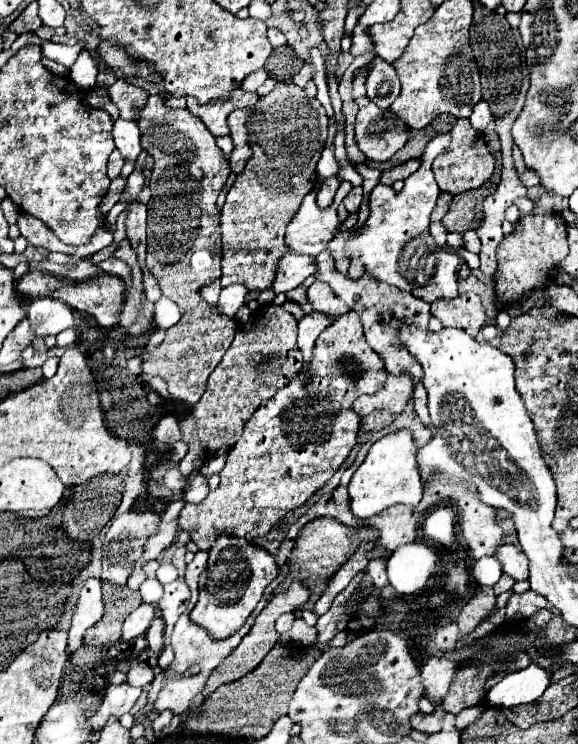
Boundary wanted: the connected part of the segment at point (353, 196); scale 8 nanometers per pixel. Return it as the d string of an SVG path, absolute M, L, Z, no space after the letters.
M352 187L352 191L344 199L344 205L346 205L348 213L358 213L360 203L362 203L362 187Z

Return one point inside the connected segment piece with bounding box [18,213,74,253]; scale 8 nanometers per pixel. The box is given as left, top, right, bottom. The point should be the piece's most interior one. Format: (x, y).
(36, 232)

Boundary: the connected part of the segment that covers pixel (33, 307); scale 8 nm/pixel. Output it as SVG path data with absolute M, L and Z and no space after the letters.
M34 299L28 309L30 331L34 337L58 335L60 331L76 325L72 309L56 299Z

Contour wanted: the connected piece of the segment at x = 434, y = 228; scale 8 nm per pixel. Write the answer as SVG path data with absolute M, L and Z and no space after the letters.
M432 223L432 225L430 225L430 233L432 233L434 241L436 241L440 247L446 245L446 235L448 235L448 231L446 231L446 227L444 227L442 223Z

